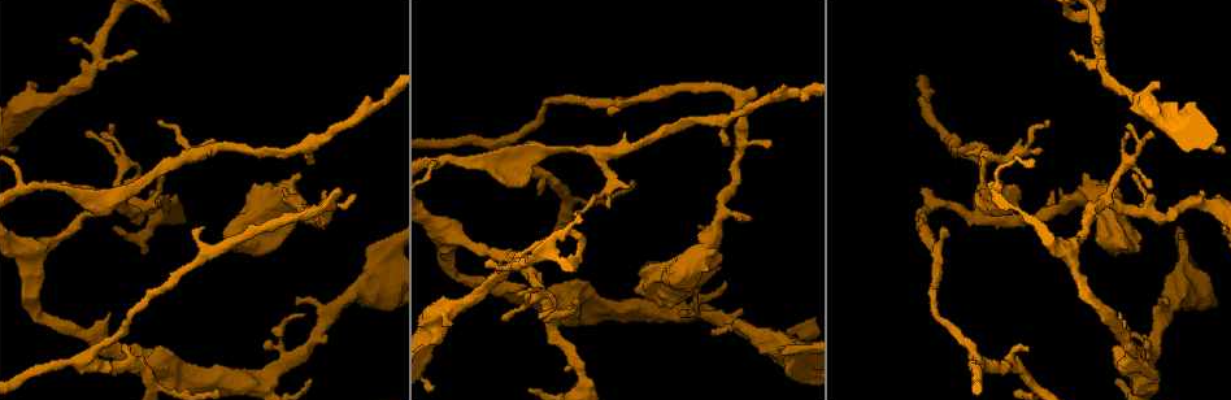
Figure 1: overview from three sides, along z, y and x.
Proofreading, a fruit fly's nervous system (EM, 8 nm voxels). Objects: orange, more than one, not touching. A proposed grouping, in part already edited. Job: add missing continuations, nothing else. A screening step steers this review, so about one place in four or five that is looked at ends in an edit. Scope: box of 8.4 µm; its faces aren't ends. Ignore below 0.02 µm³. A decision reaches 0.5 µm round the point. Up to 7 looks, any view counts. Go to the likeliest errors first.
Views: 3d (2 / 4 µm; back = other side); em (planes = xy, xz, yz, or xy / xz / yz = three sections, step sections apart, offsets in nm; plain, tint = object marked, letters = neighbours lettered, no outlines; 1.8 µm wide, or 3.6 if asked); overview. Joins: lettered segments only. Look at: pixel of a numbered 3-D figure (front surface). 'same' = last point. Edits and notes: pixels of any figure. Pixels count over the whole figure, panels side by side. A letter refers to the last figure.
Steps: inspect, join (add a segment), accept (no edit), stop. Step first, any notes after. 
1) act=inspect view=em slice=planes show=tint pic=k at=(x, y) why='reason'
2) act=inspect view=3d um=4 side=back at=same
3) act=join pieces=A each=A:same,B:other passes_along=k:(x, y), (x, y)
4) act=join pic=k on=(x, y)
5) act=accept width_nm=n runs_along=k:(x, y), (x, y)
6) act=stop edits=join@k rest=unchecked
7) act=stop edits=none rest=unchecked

act=inspect view=3d um=4 pic=1 at=(638, 290) why='stops while still wide'

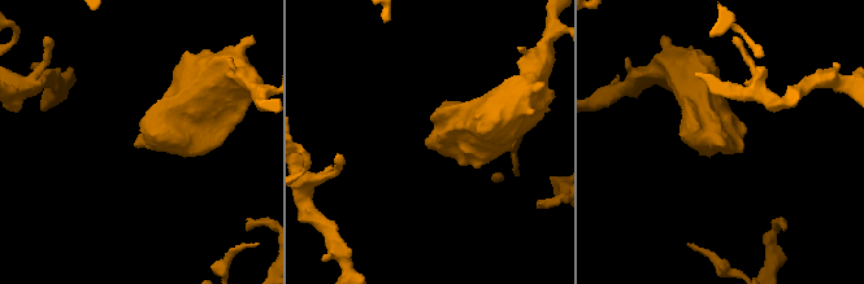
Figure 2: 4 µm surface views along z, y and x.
act=inspect view=em slice=planes show=letters pic=2 at=(430, 141)

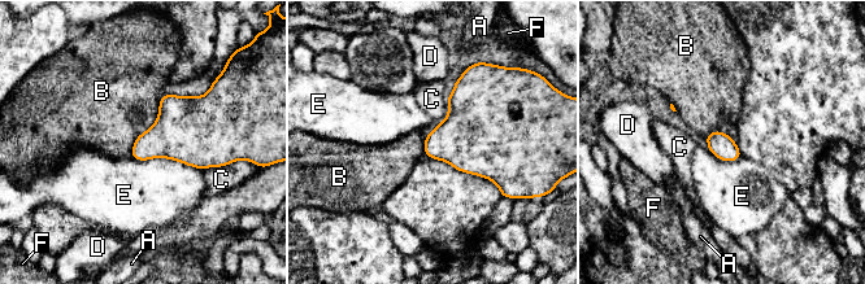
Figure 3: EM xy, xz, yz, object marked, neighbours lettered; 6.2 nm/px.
act=accept each=A:other,B:other,C:other,D:other,E:other,F:other border=3:(159, 106), (129, 154) found='none of them fits'

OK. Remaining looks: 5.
act=inspect view=3d um=2 pic=1 at=(576, 278) why='branch stops here'

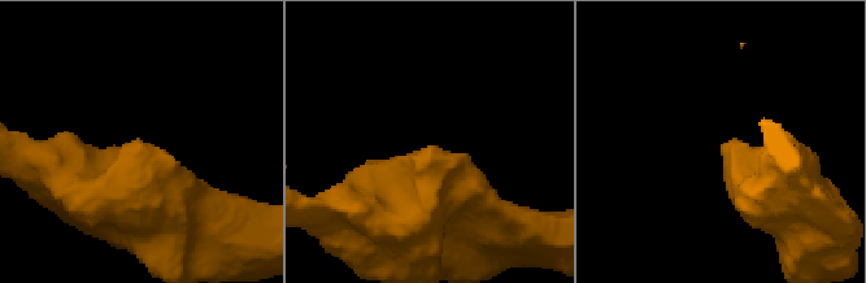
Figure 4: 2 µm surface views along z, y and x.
act=inspect view=em slice=planes show=letters pic=4 at=(434, 149) why='shape alone is not enough'

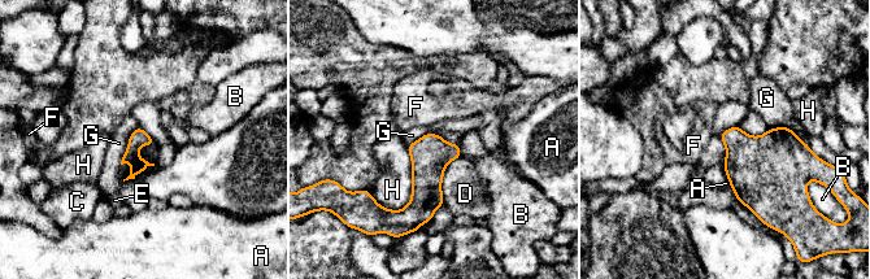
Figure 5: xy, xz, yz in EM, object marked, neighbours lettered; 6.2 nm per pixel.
act=accept longest_contact=H:440nm each=A:other,B:other,C:other,D:other,E:other,F:other,G:other,H:other border=5:(138, 126), (130, 135), (120, 164) found='none of them fits'

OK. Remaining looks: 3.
act=inspect view=em um=3.6 slice=xy step=16 show=letters pic=1 at=(110, 123) why='thin end'

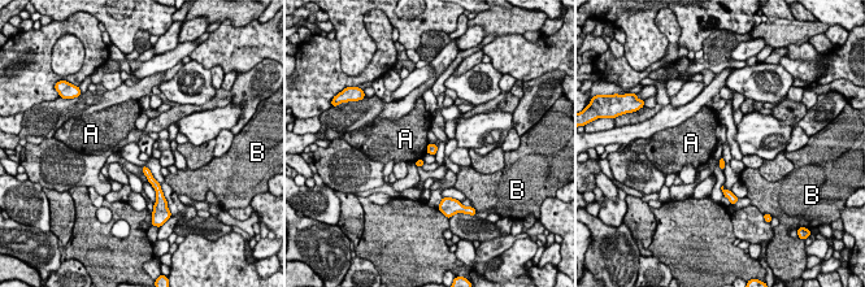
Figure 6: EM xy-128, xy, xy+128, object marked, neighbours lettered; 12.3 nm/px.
act=inspect view=em um=3.6 slice=planes show=letters at=same why='cut it another way'

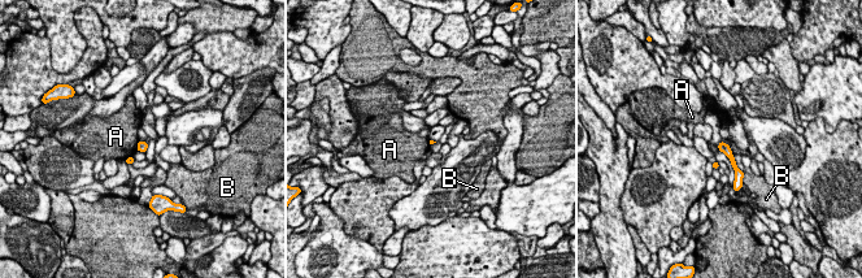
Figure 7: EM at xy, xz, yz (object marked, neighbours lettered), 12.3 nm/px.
act=accept each=A:other,B:other runs_along=7:(721, 144), (731, 157), (739, 176) found='no lettered segment goes on from it'

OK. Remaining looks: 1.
act=stop edits=none rest=unchecked

